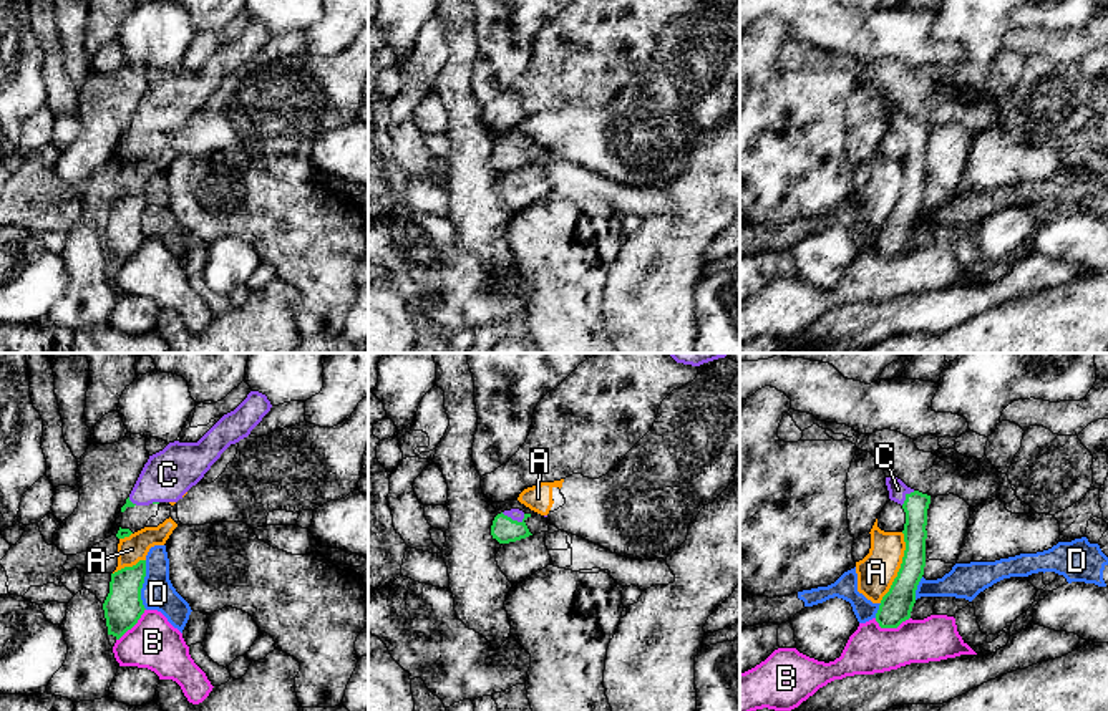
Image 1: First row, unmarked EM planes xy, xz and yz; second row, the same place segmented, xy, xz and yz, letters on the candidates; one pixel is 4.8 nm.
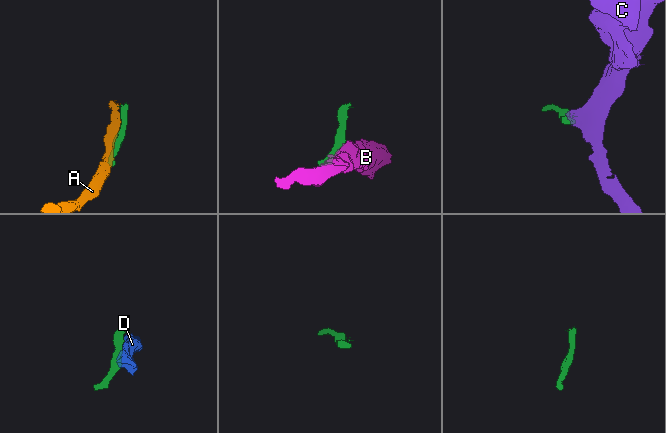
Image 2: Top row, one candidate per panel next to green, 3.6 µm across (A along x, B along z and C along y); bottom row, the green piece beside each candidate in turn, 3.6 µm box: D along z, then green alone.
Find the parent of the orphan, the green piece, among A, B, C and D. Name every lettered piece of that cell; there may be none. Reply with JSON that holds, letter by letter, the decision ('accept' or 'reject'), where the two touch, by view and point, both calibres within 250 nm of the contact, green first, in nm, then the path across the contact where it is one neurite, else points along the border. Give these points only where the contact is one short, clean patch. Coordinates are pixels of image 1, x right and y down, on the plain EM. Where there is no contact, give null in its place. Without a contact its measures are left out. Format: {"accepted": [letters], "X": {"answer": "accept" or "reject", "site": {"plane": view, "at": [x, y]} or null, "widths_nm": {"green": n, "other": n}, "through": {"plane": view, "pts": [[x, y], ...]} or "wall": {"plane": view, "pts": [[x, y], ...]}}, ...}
{"accepted": ["C"], "A": {"answer": "reject", "site": {"plane": "yz", "at": [901, 196]}, "widths_nm": {"green": 160, "other": 190}}, "B": {"answer": "reject", "site": {"plane": "yz", "at": [891, 256]}, "widths_nm": {"green": 160, "other": 220}, "wall": {"plane": "yz", "pts": [[909, 246], [896, 256], [881, 256], [874, 249]]}}, "C": {"answer": "accept", "site": {"plane": "xz", "at": [511, 148]}, "widths_nm": {"green": 120, "other": 60}, "through": {"plane": "xz", "pts": [[505, 158], [511, 148], [515, 143]]}}, "D": {"answer": "reject", "site": {"plane": "xy", "at": [141, 214]}, "widths_nm": {"green": 190, "other": 160}, "wall": {"plane": "xy", "pts": [[146, 189], [146, 204], [141, 217], [145, 237]]}}}

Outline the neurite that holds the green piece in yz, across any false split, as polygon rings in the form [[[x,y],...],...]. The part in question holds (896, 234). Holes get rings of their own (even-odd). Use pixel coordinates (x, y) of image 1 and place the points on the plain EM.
[[[886,106],[889,128],[901,133],[906,141],[906,179],[901,197],[889,220],[882,225],[876,250],[881,257],[897,257],[911,247],[916,232],[916,219],[926,196],[927,138],[931,124],[907,116],[897,106]]]

